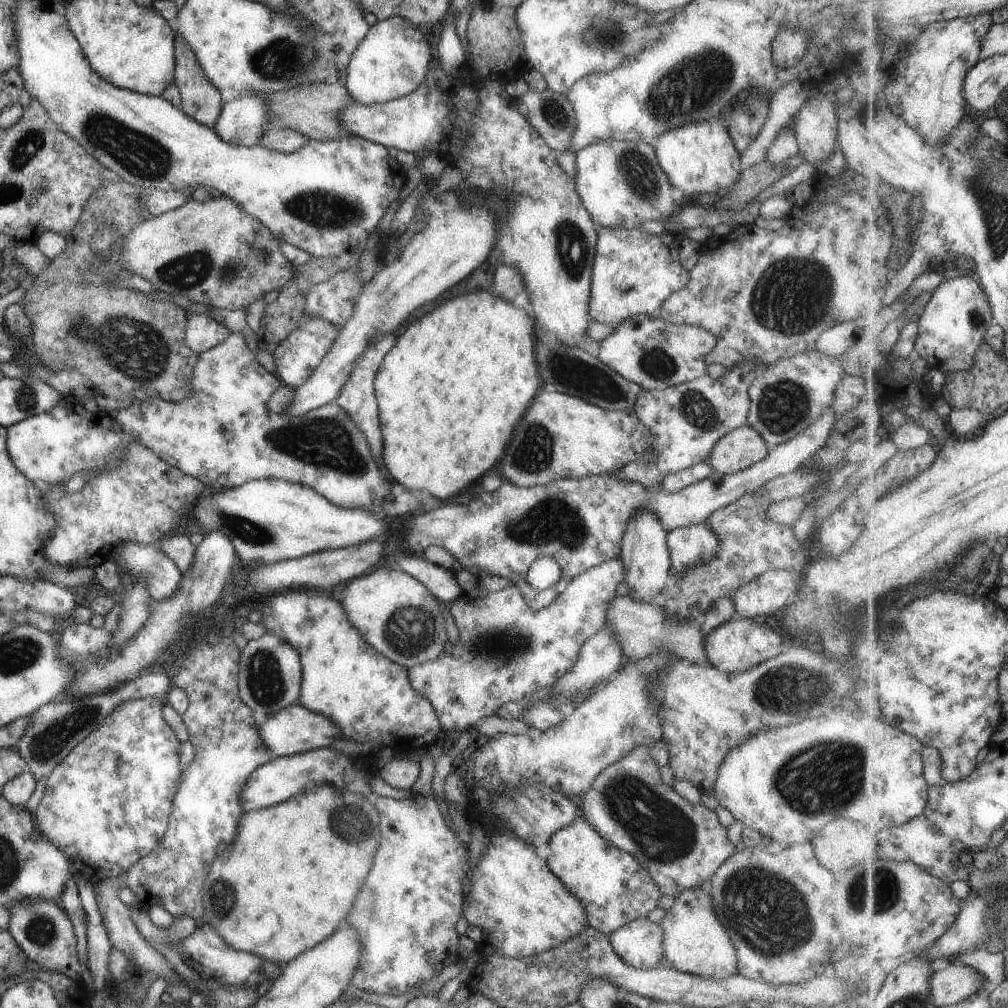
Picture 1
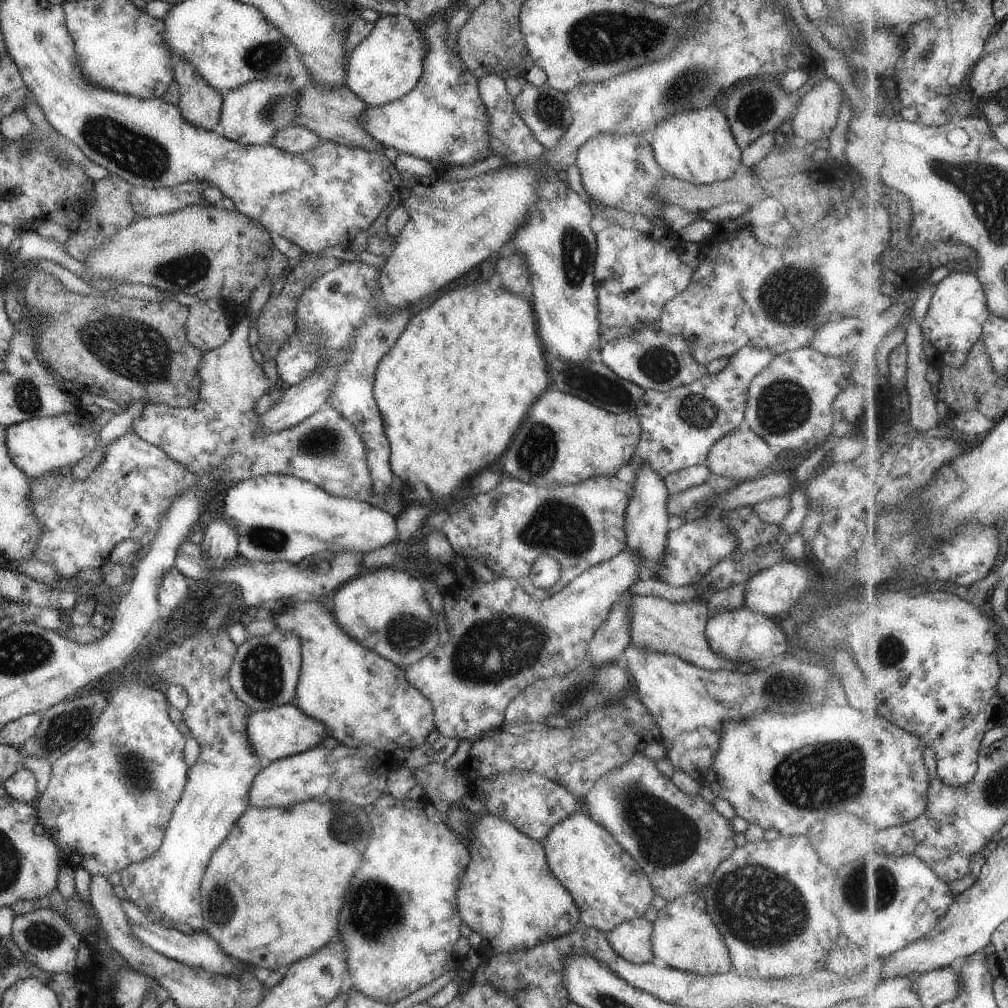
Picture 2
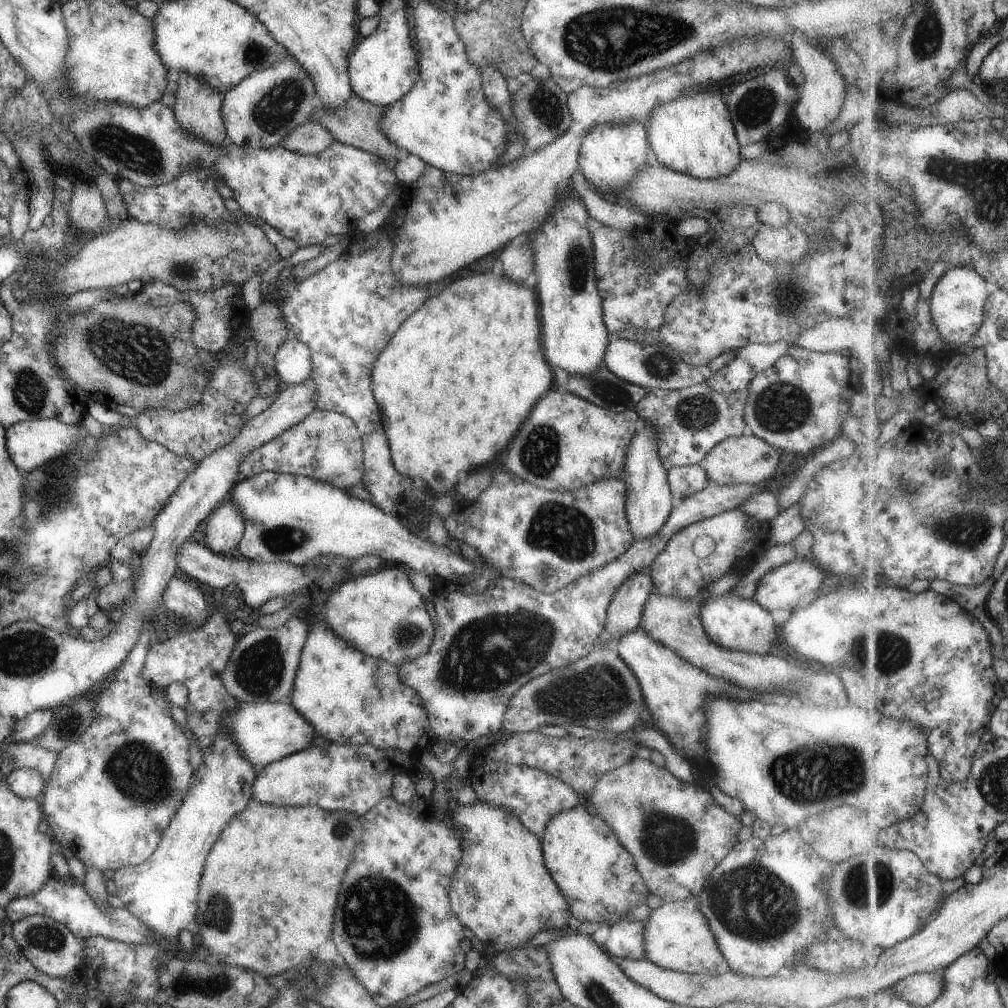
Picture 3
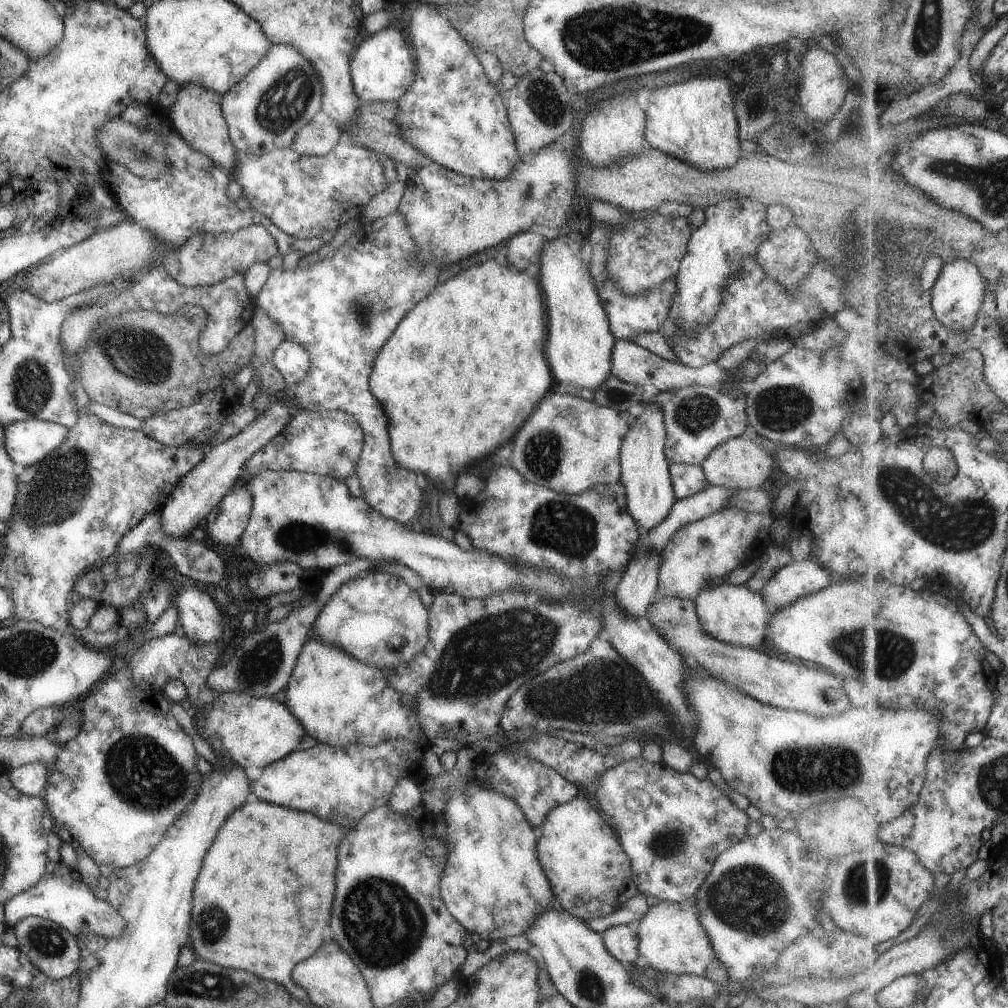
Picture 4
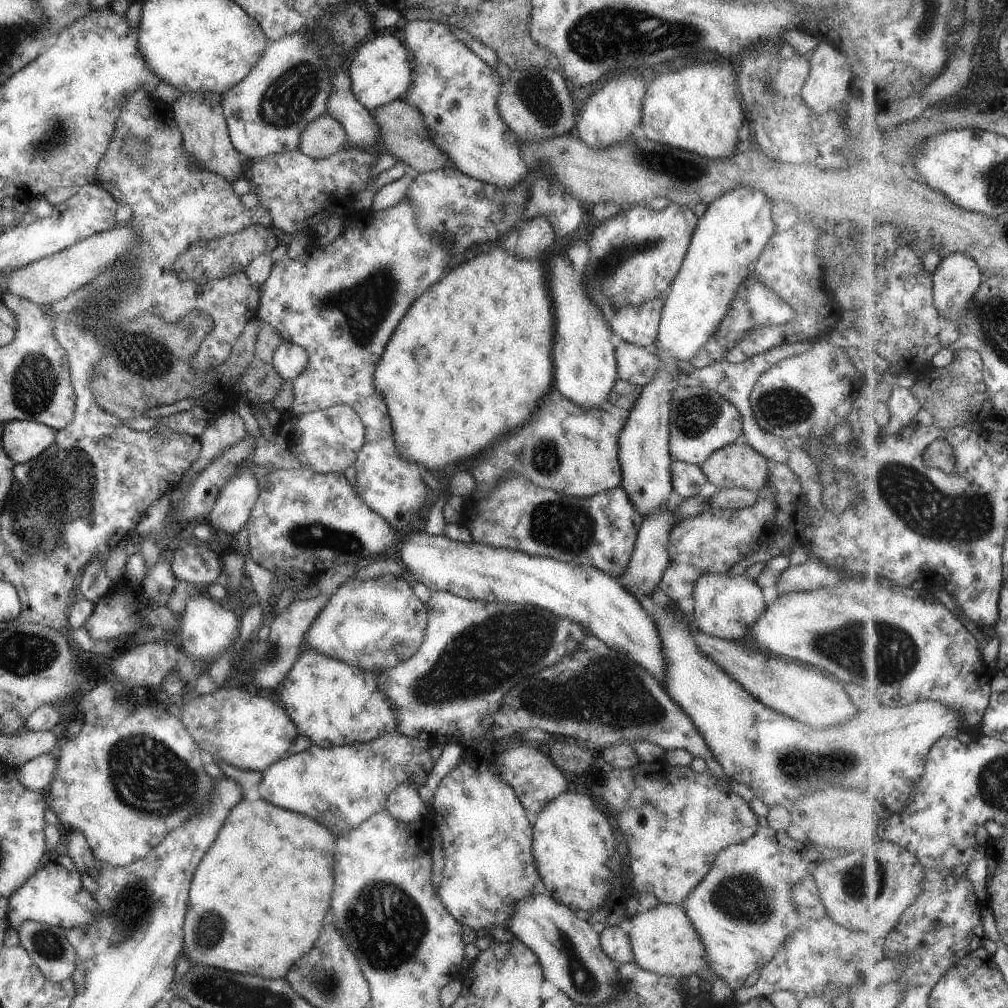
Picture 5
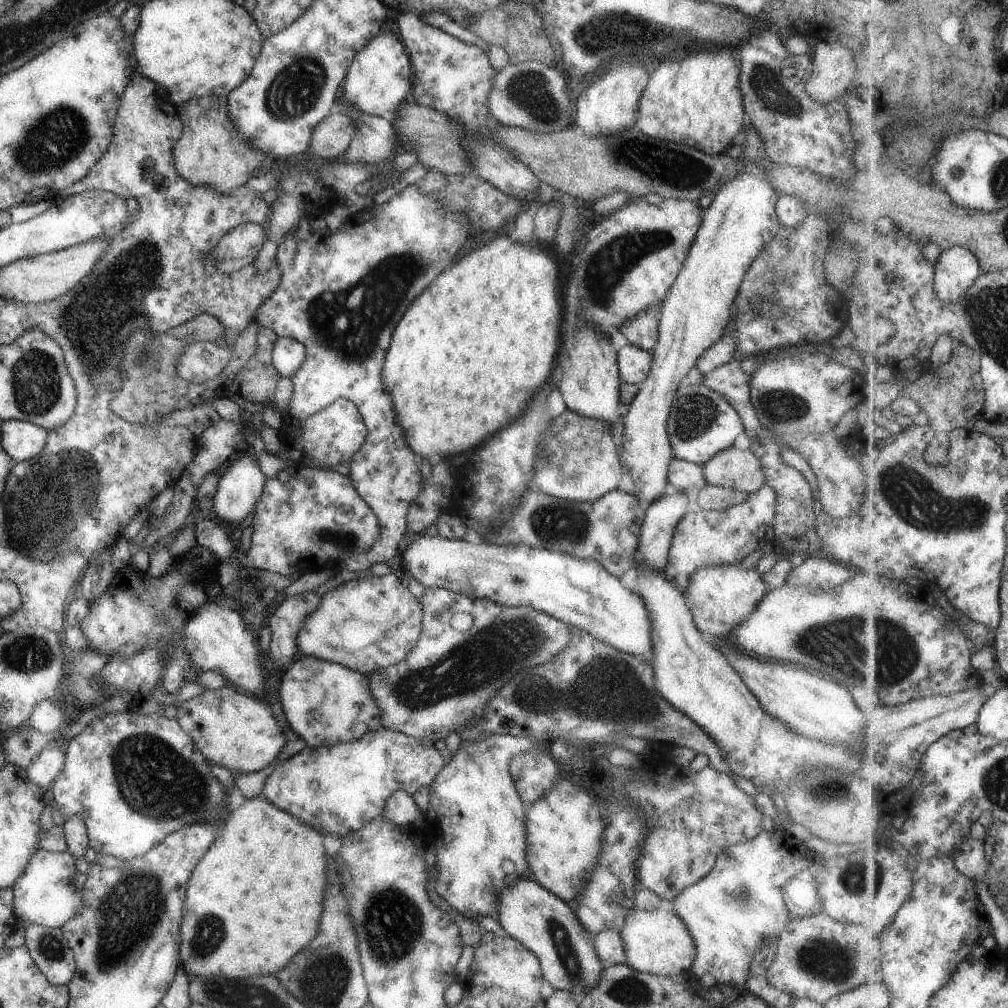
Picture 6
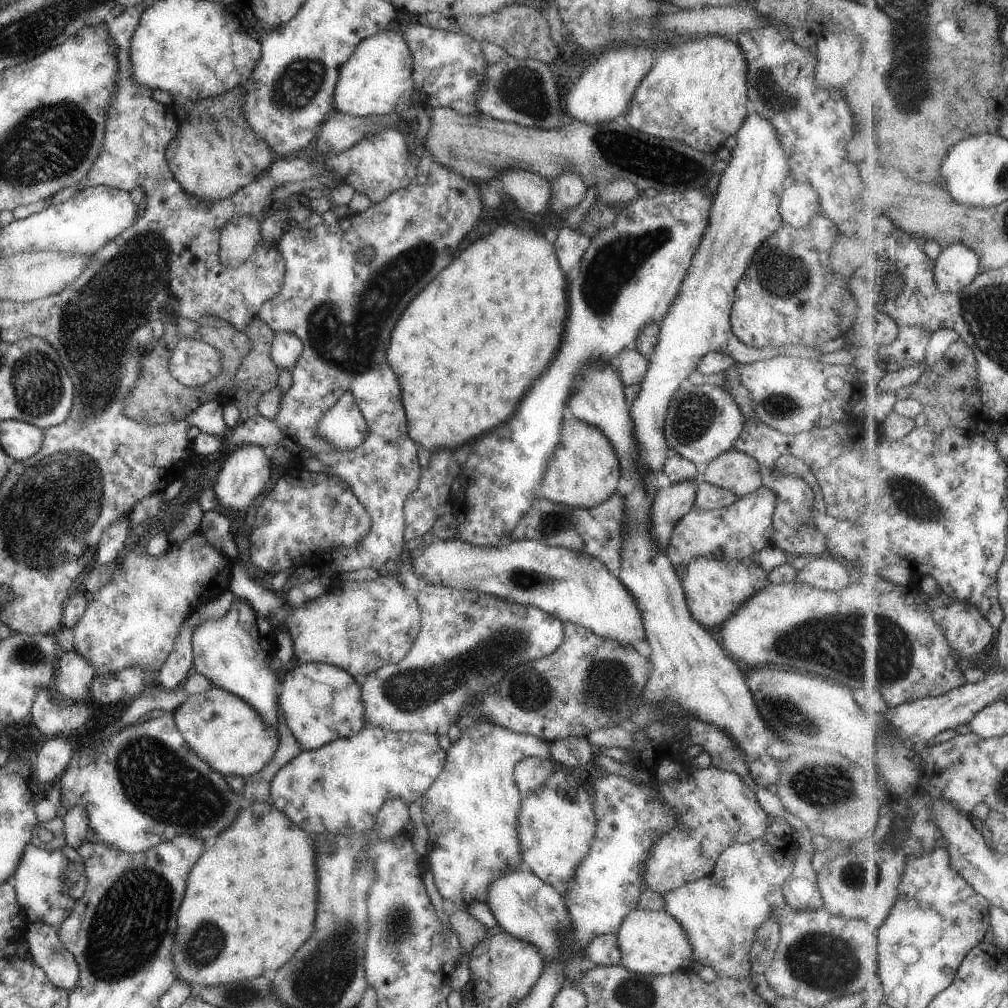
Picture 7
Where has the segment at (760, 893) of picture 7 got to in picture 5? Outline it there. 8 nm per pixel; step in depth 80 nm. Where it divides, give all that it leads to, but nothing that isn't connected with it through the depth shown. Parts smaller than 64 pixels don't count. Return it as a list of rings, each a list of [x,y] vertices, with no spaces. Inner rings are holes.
[[[758,827],[757,830],[749,837],[743,840],[743,842],[738,842],[724,849],[721,849],[713,859],[711,868],[707,871],[707,874],[699,881],[699,884],[691,890],[691,892],[684,898],[682,902],[682,910],[687,915],[689,921],[694,926],[695,932],[699,935],[702,945],[704,946],[704,957],[706,958],[706,963],[710,966],[711,972],[716,974],[719,978],[722,978],[736,994],[741,992],[741,984],[743,980],[751,974],[754,970],[759,970],[763,965],[774,957],[779,946],[782,942],[786,941],[786,938],[790,936],[794,930],[797,930],[801,926],[799,922],[798,912],[796,911],[796,906],[794,902],[790,899],[791,886],[795,884],[800,879],[805,877],[812,879],[812,874],[814,868],[820,862],[820,856],[816,855],[811,846],[807,842],[800,842],[791,839],[787,836],[785,831],[772,831],[769,827]]]

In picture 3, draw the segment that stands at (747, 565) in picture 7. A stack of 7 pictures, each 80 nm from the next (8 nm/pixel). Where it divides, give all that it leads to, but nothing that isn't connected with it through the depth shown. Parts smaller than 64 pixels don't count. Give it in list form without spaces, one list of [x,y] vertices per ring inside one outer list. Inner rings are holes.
[[[727,592],[724,595],[706,596],[698,615],[707,638],[724,649],[745,651],[746,653],[755,653],[756,655],[767,655],[768,653],[774,653],[779,648],[779,644],[775,642],[778,639],[776,626],[769,612],[761,608],[753,599],[744,599],[731,592]]]

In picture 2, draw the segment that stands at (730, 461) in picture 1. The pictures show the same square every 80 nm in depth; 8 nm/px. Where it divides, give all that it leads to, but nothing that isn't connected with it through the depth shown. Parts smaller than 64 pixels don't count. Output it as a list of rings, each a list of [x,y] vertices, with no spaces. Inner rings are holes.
[[[741,426],[715,442],[703,462],[701,462],[701,465],[705,465],[710,470],[711,475],[728,479],[749,480],[756,478],[756,474],[767,474],[776,458],[777,450],[770,447],[754,432]]]

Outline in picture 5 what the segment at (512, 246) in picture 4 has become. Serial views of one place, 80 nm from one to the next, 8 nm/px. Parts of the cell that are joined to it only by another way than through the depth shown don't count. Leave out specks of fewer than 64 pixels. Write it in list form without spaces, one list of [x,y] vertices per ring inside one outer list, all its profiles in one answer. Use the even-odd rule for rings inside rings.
[[[535,217],[517,230],[515,256],[519,258],[539,258],[541,252],[556,242],[552,226],[545,217]]]

